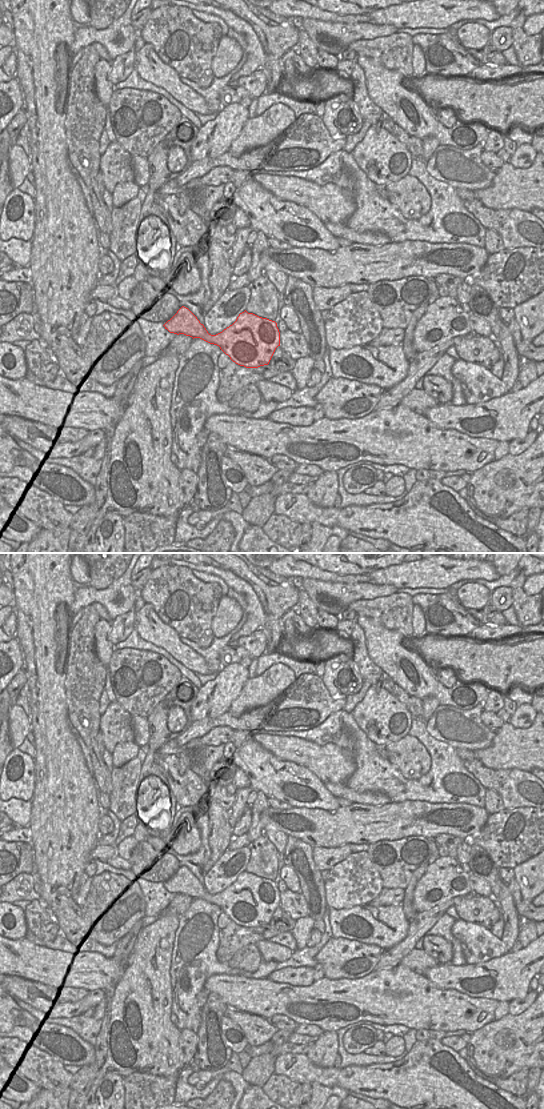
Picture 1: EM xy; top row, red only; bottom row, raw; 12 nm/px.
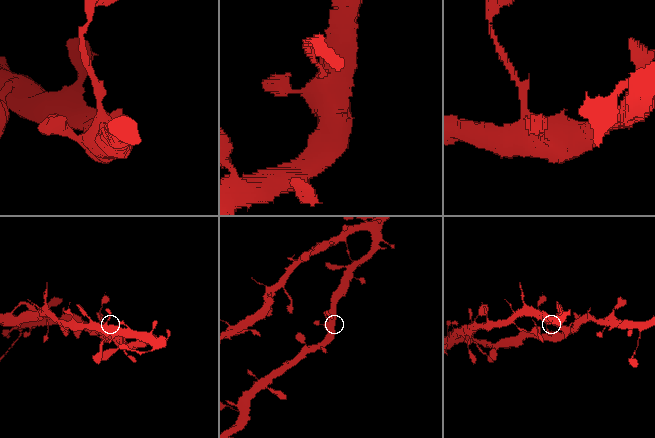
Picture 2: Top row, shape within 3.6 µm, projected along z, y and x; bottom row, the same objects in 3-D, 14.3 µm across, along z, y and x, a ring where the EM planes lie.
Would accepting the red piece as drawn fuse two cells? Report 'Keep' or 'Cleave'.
Keep

